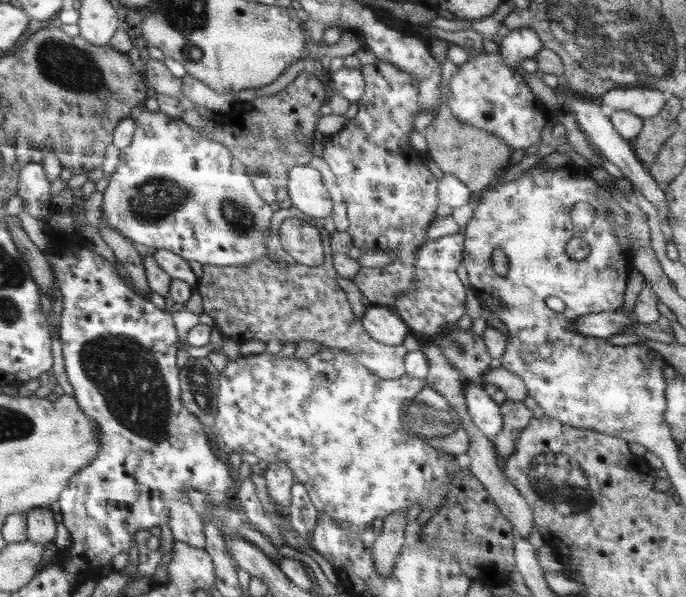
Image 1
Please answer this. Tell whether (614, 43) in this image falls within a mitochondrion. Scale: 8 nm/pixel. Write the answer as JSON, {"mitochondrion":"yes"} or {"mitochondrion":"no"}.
{"mitochondrion":"yes"}

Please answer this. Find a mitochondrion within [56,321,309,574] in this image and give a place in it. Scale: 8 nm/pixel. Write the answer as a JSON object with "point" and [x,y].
{"point":[121,369]}

